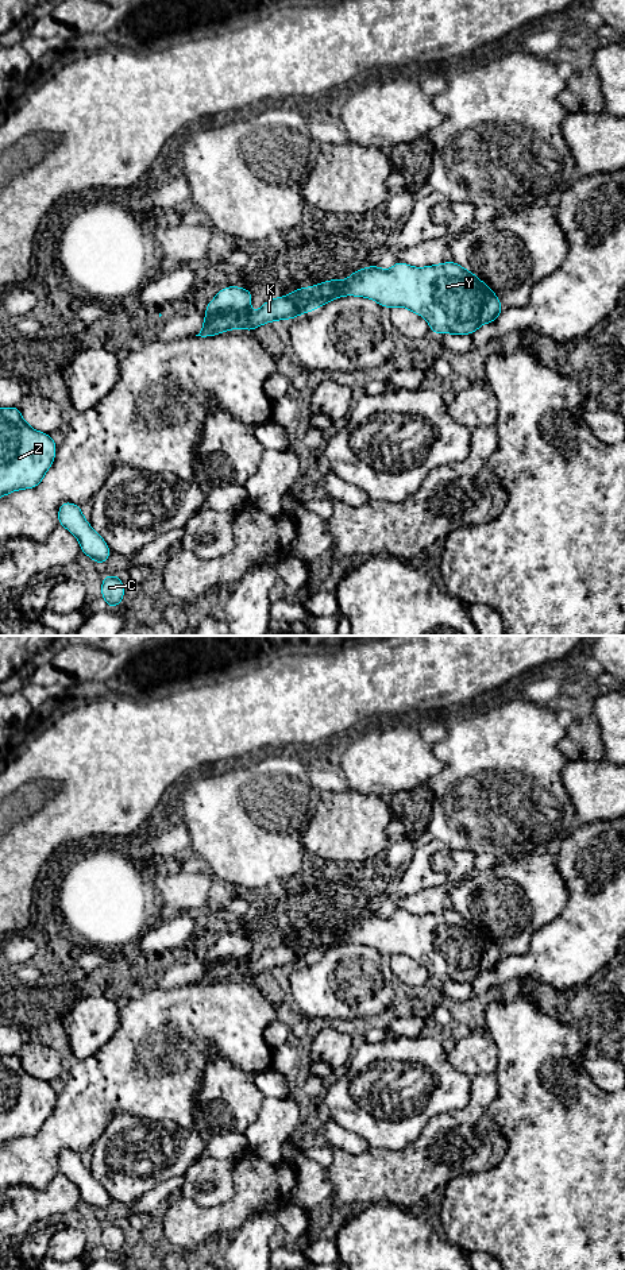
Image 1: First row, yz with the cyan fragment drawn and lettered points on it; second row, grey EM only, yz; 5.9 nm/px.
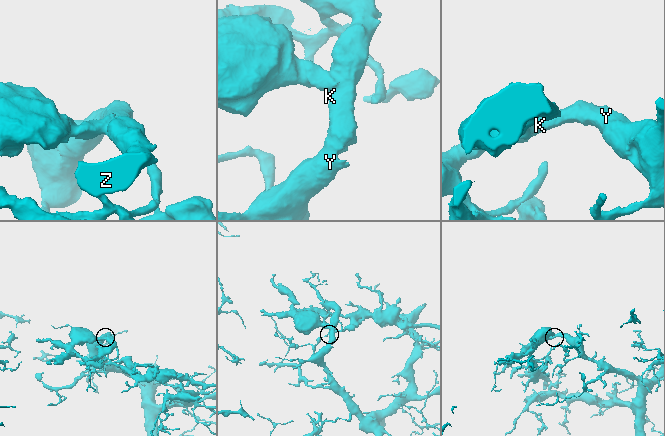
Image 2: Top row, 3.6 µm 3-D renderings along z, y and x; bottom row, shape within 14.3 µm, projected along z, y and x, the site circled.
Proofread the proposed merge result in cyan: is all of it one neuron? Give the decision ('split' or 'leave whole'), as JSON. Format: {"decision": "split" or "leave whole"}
{"decision": "split"}

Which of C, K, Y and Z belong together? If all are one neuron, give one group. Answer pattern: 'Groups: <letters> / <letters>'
Groups: C / K Y Z

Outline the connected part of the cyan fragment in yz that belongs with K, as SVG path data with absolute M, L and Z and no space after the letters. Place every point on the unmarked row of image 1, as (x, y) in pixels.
M397 908L390 918L373 912L355 918L344 929L331 927L296 937L290 943L273 945L258 960L248 957L243 965L221 962L215 969L205 968L196 984L236 976L254 978L265 970L290 968L348 942L375 947L382 956L410 957L428 969L433 983L470 983L502 961L494 939L456 910L418 916Z

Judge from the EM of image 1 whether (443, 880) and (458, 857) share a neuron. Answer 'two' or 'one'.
one

